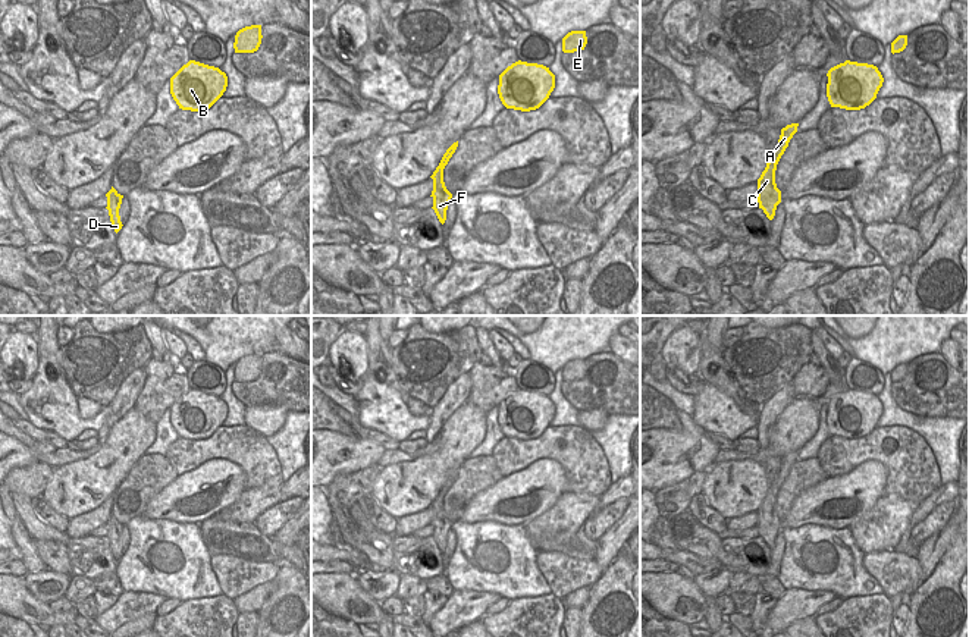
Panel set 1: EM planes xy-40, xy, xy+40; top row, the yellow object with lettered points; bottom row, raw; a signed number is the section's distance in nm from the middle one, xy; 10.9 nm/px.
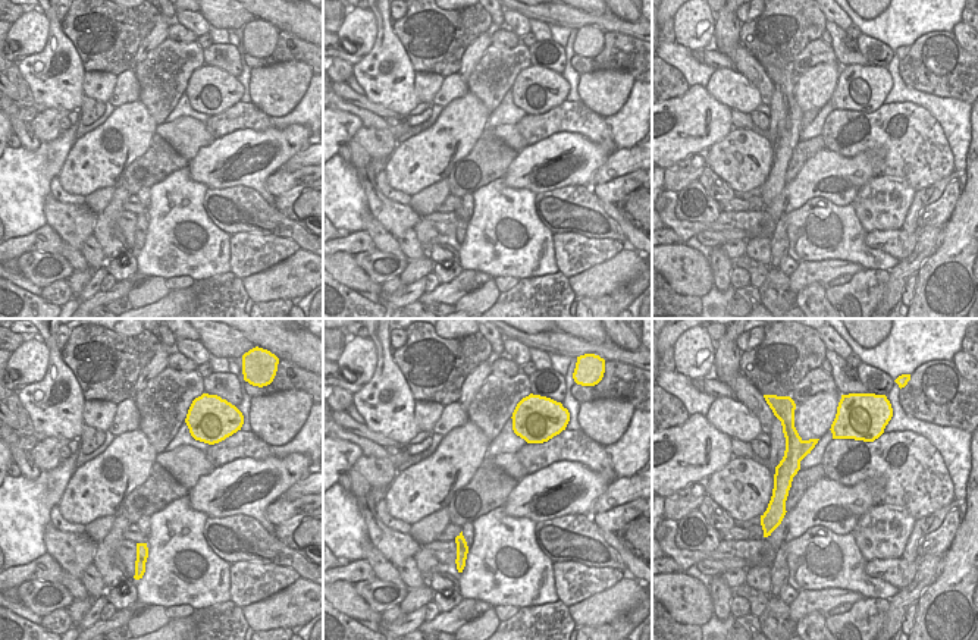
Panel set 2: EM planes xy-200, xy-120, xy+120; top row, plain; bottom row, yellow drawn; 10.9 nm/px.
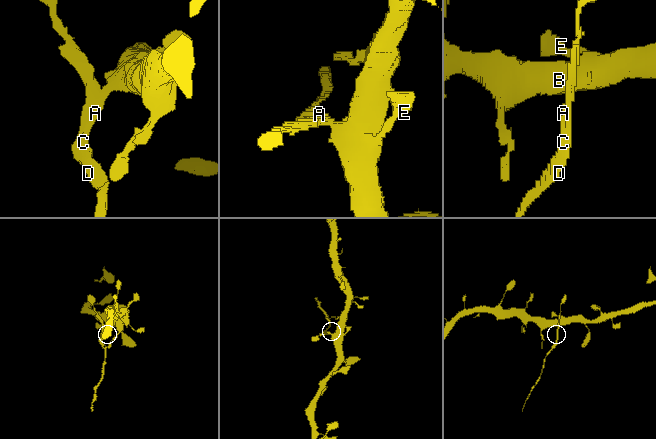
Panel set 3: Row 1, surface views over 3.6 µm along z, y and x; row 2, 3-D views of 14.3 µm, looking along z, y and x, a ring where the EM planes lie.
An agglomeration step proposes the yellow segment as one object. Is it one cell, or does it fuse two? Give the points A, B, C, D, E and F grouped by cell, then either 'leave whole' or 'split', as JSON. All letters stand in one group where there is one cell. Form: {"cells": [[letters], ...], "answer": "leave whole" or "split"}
{"cells": [["A", "B", "E"], ["C", "D", "F"]], "answer": "split"}

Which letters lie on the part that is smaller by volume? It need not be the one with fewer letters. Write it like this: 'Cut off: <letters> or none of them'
Cut off: C, D, F

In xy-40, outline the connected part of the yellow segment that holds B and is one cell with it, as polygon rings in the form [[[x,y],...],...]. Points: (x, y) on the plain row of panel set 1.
[[[189,389],[170,407],[170,423],[179,437],[208,439],[226,420],[228,405],[219,396]]]

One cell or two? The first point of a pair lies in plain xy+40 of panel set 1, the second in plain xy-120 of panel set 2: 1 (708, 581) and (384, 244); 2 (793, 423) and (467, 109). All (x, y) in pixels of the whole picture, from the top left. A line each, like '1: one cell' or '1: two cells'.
1: two cells
2: one cell

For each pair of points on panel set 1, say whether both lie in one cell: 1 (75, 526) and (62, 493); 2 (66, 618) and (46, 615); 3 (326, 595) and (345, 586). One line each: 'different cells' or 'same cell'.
1: different cells
2: same cell
3: same cell

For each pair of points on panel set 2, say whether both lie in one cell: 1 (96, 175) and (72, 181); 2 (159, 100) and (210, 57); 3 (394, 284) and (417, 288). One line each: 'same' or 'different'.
1: same
2: different
3: different

